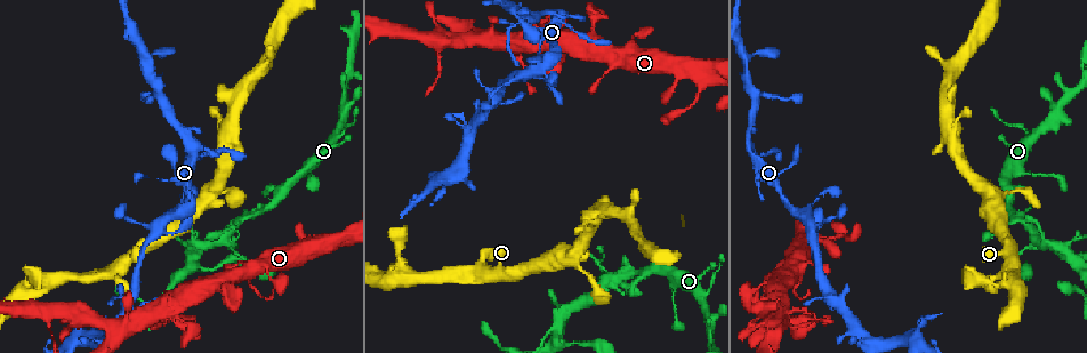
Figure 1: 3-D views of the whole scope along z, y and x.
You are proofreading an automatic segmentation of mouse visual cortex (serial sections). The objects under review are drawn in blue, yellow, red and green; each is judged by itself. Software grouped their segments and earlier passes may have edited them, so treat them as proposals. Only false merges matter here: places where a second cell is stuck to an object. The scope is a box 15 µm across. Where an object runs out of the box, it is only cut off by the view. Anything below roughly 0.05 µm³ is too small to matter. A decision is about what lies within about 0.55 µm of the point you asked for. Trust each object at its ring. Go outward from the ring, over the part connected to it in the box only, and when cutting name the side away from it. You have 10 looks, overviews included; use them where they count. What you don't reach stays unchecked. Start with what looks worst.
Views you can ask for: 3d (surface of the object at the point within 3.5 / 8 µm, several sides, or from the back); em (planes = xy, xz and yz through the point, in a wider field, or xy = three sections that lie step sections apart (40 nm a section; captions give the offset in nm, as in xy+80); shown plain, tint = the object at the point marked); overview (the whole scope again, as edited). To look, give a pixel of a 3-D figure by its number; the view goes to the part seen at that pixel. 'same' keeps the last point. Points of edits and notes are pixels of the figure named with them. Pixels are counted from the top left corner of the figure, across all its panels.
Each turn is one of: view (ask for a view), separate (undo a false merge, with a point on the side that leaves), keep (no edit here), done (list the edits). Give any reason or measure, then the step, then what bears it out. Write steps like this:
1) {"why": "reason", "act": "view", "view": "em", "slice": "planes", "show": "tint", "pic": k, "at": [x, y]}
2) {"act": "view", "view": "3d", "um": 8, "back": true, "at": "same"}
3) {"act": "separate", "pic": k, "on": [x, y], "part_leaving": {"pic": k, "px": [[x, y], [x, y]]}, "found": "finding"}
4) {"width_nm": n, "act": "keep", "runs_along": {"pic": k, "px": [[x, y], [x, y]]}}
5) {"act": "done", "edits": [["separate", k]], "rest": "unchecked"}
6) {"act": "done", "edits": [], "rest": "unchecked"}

{"why": "side arm on a straight run", "act": "view", "view": "3d", "um": 3.5, "pic": 1, "at": [1018, 217]}

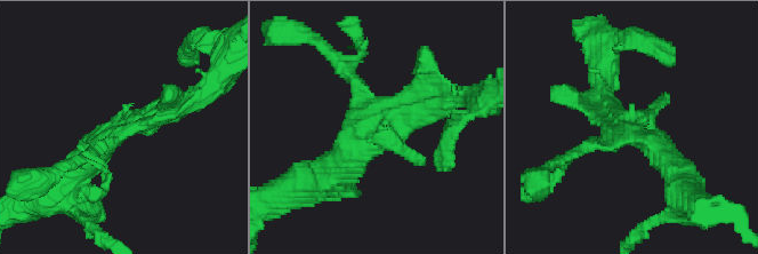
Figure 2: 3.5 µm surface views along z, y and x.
{"act": "view", "view": "em", "slice": "xy", "step": 5, "show": "plain", "pic": 2, "at": [136, 126]}

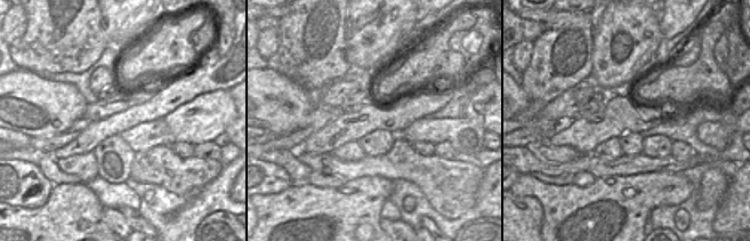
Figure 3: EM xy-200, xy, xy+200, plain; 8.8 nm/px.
{"act": "view", "view": "em", "slice": "xy", "step": 5, "show": "tint", "at": "same"}

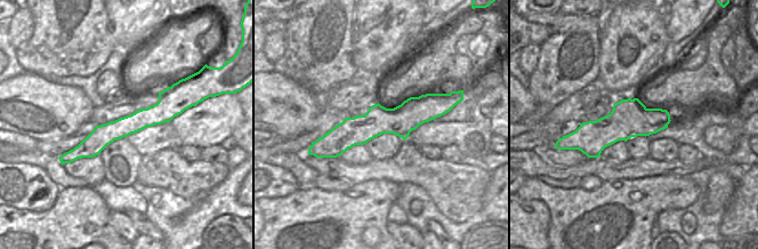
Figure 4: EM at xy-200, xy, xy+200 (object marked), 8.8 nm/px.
{"act": "keep", "runs_along": {"pic": 4, "px": [[440, 111], [378, 120], [324, 142]]}, "found": "all the same cell"}

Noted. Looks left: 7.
{"why": "sudden change in width", "act": "view", "view": "3d", "um": 8, "pic": 1, "at": [672, 290]}

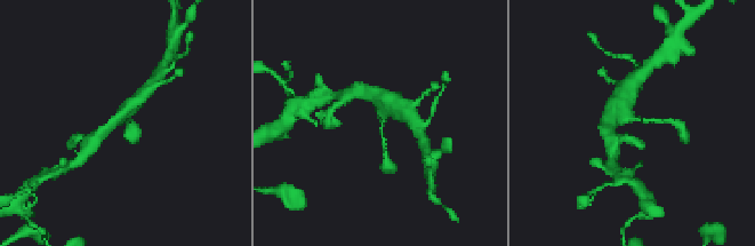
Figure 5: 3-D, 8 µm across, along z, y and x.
{"arm_widths_nm": [150, 400], "why": "now the EM", "act": "view", "view": "em", "slice": "xy", "step": 3, "show": "tint", "pic": 5, "at": [382, 117]}

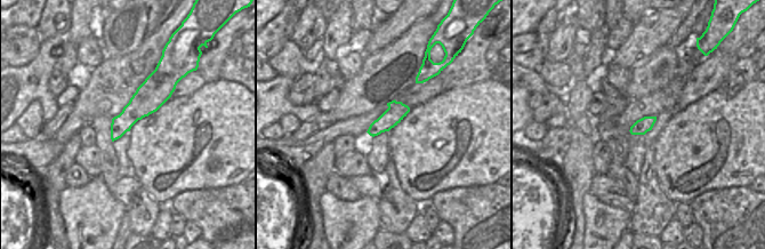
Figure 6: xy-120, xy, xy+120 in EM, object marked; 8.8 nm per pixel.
{"act": "keep", "found": "continuous, no second cell"}

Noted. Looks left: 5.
{"why": "sudden change in width", "act": "view", "view": "3d", "um": 3.5, "pic": 1, "at": [155, 325]}

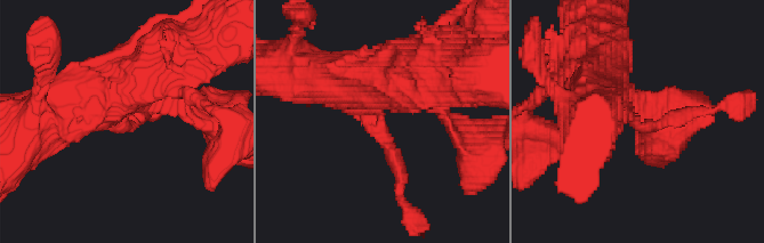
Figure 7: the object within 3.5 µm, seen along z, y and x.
{"why": "need the tissue", "act": "view", "view": "em", "slice": "xy", "step": 1, "show": "tint", "pic": 7, "at": [628, 116]}

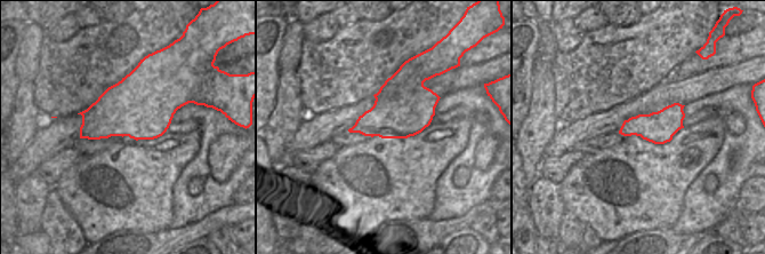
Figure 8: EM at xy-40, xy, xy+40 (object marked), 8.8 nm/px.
{"why": "another direction", "act": "view", "view": "em", "slice": "planes", "show": "tint", "at": "same"}

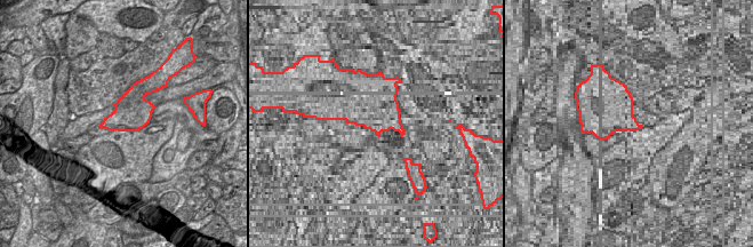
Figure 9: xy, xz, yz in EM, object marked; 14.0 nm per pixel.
{"arm_widths_nm": [200, 700], "act": "keep", "runs_along": {"pic": 7, "px": [[602, 65], [598, 89], [636, 128], [690, 114]]}, "found": "one cell here"}

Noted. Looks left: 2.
{"why": "three arms meet", "act": "view", "view": "3d", "um": 3.5, "pic": 1, "at": [840, 310]}

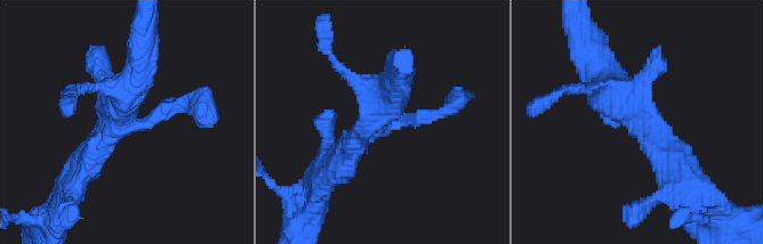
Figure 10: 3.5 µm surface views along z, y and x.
{"act": "view", "view": "em", "slice": "xy", "step": 5, "show": "tint", "pic": 10, "at": [637, 121]}

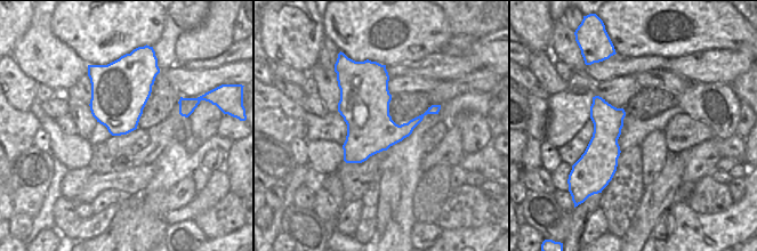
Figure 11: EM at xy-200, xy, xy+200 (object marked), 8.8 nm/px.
{"act": "keep", "found": "all the same cell"}

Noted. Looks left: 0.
{"act": "done", "edits": [], "rest": "unchecked"}

